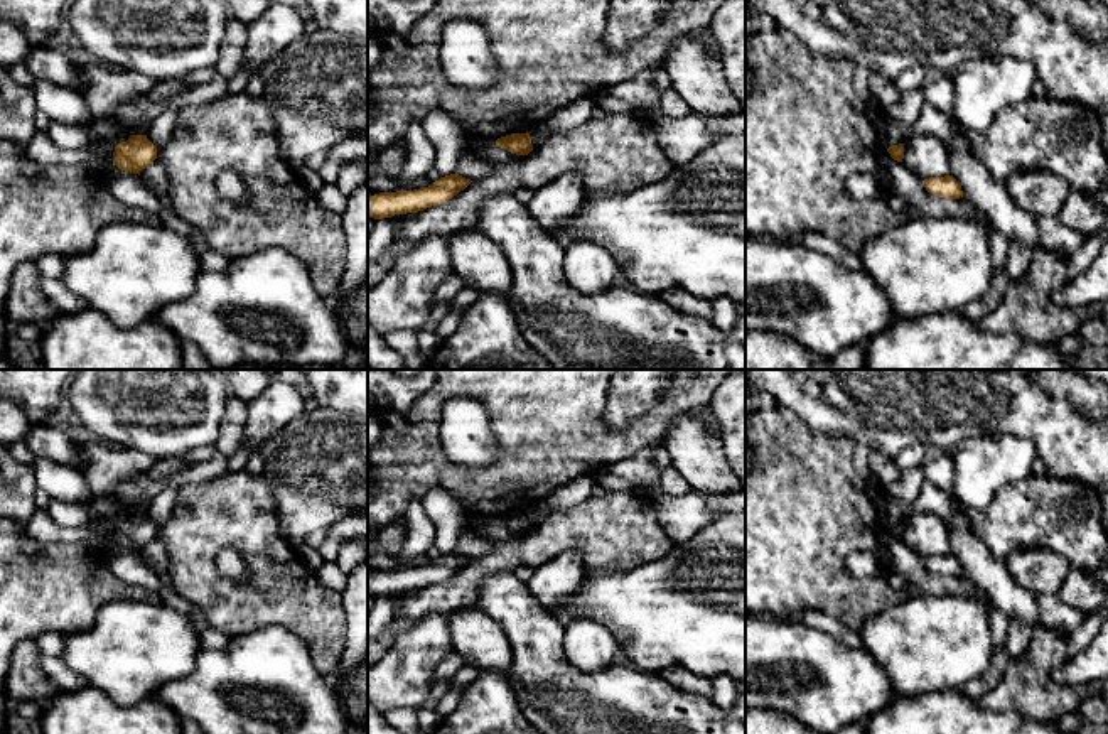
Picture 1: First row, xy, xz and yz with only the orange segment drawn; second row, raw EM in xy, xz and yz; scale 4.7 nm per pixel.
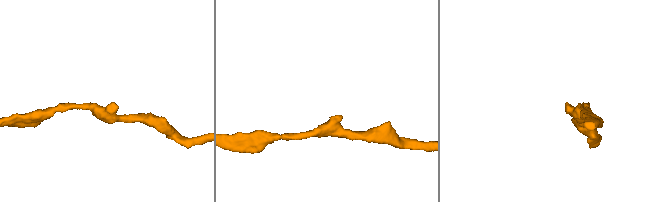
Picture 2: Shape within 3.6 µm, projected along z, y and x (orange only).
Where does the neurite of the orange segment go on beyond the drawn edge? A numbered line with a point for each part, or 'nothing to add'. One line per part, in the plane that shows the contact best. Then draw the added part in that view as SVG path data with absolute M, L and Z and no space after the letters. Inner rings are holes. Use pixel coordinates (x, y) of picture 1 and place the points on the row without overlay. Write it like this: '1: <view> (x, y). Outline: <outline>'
nothing to add

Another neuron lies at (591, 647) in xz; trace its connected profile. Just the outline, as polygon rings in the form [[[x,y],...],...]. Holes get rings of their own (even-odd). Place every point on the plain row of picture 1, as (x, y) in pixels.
[[[573,619],[565,626],[565,655],[584,672],[607,668],[617,650],[614,634],[594,619]]]

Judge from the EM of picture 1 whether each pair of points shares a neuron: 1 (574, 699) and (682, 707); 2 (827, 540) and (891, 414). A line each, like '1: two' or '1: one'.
1: one
2: two

